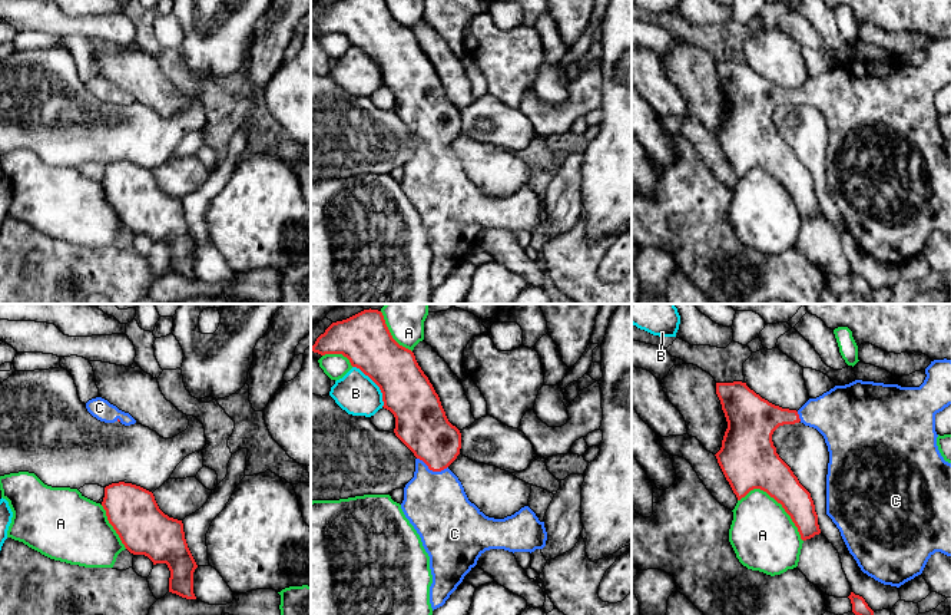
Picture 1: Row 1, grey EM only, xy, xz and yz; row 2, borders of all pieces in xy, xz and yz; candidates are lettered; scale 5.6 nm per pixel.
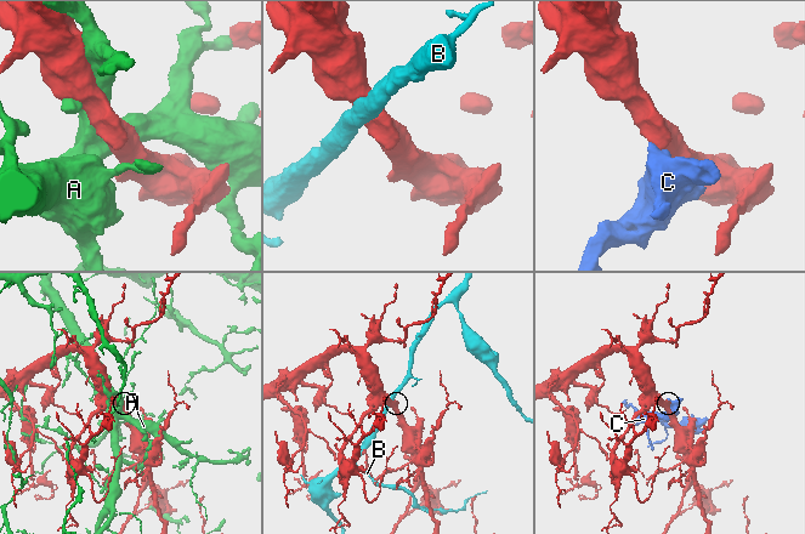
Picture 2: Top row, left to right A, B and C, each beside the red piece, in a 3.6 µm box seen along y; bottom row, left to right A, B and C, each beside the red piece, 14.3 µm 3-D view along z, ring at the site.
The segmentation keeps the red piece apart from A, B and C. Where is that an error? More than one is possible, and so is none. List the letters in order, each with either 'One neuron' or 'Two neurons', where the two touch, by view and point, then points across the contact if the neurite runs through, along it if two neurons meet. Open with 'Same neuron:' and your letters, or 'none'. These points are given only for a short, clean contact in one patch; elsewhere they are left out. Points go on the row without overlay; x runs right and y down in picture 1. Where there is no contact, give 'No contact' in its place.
Same neuron: C
A: Two neurons. Touches red at yz (778, 181)
B: Two neurons. Touches red at xz (375, 62)
C: One neuron. Touches red at xz (433, 149). Path across: xz (423, 106), (433, 118), (433, 149), (434, 181)

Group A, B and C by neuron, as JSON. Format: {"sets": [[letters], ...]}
{"sets": [["A"], ["B"], ["C"]]}

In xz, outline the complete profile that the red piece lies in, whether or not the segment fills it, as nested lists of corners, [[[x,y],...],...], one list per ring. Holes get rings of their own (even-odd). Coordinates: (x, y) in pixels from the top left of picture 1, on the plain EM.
[[[385,0],[332,1],[311,29],[321,34],[342,33],[352,46],[359,47],[380,66],[382,86],[395,96],[395,115],[417,136],[414,156],[404,166],[401,188],[430,235],[433,290],[445,282],[486,229],[531,232],[546,225],[544,201],[540,201],[528,185],[504,198],[494,198],[486,195],[468,179],[461,161],[448,148],[460,133],[461,112],[448,100],[440,76],[418,44],[414,32],[392,17]]]

